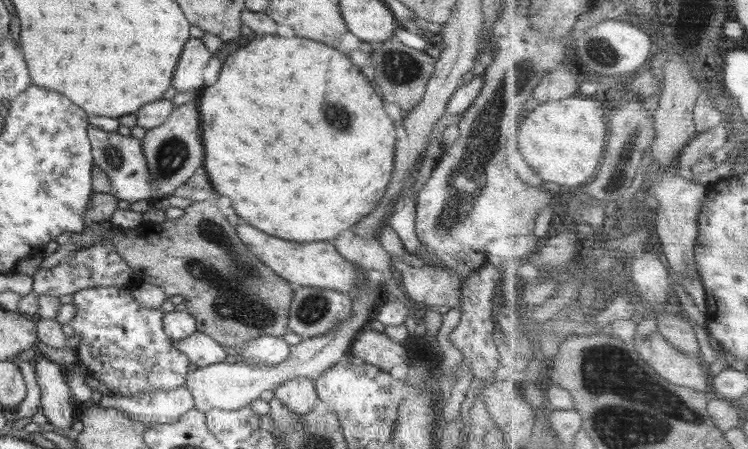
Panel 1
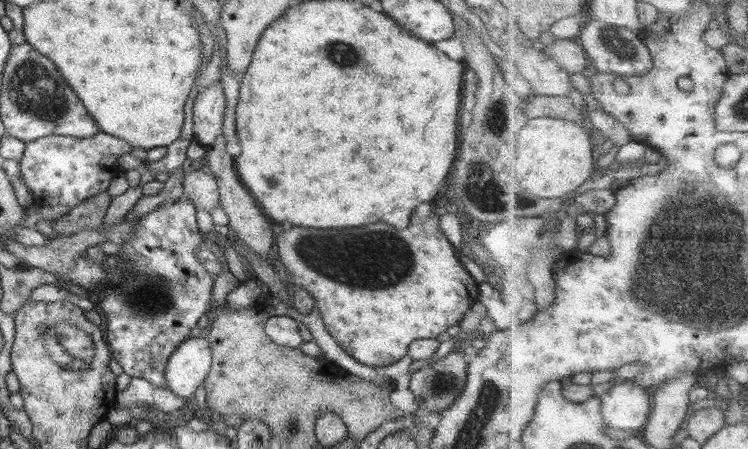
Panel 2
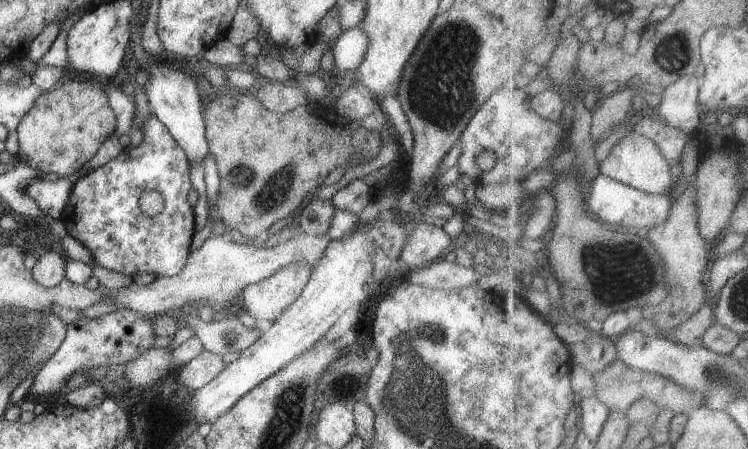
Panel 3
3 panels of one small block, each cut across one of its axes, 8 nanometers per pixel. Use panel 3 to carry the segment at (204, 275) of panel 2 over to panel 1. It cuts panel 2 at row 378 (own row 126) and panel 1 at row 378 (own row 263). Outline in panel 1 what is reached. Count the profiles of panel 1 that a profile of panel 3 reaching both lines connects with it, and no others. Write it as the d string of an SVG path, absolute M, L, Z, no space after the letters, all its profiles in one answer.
M84 287L74 293L72 303L76 315L68 322L74 328L75 335L80 338L76 347L78 363L82 364L91 376L104 382L105 388L115 396L139 396L143 392L170 392L185 385L188 364L190 361L184 353L174 347L174 341L164 331L162 309L150 309L140 305L132 295L129 287Z

